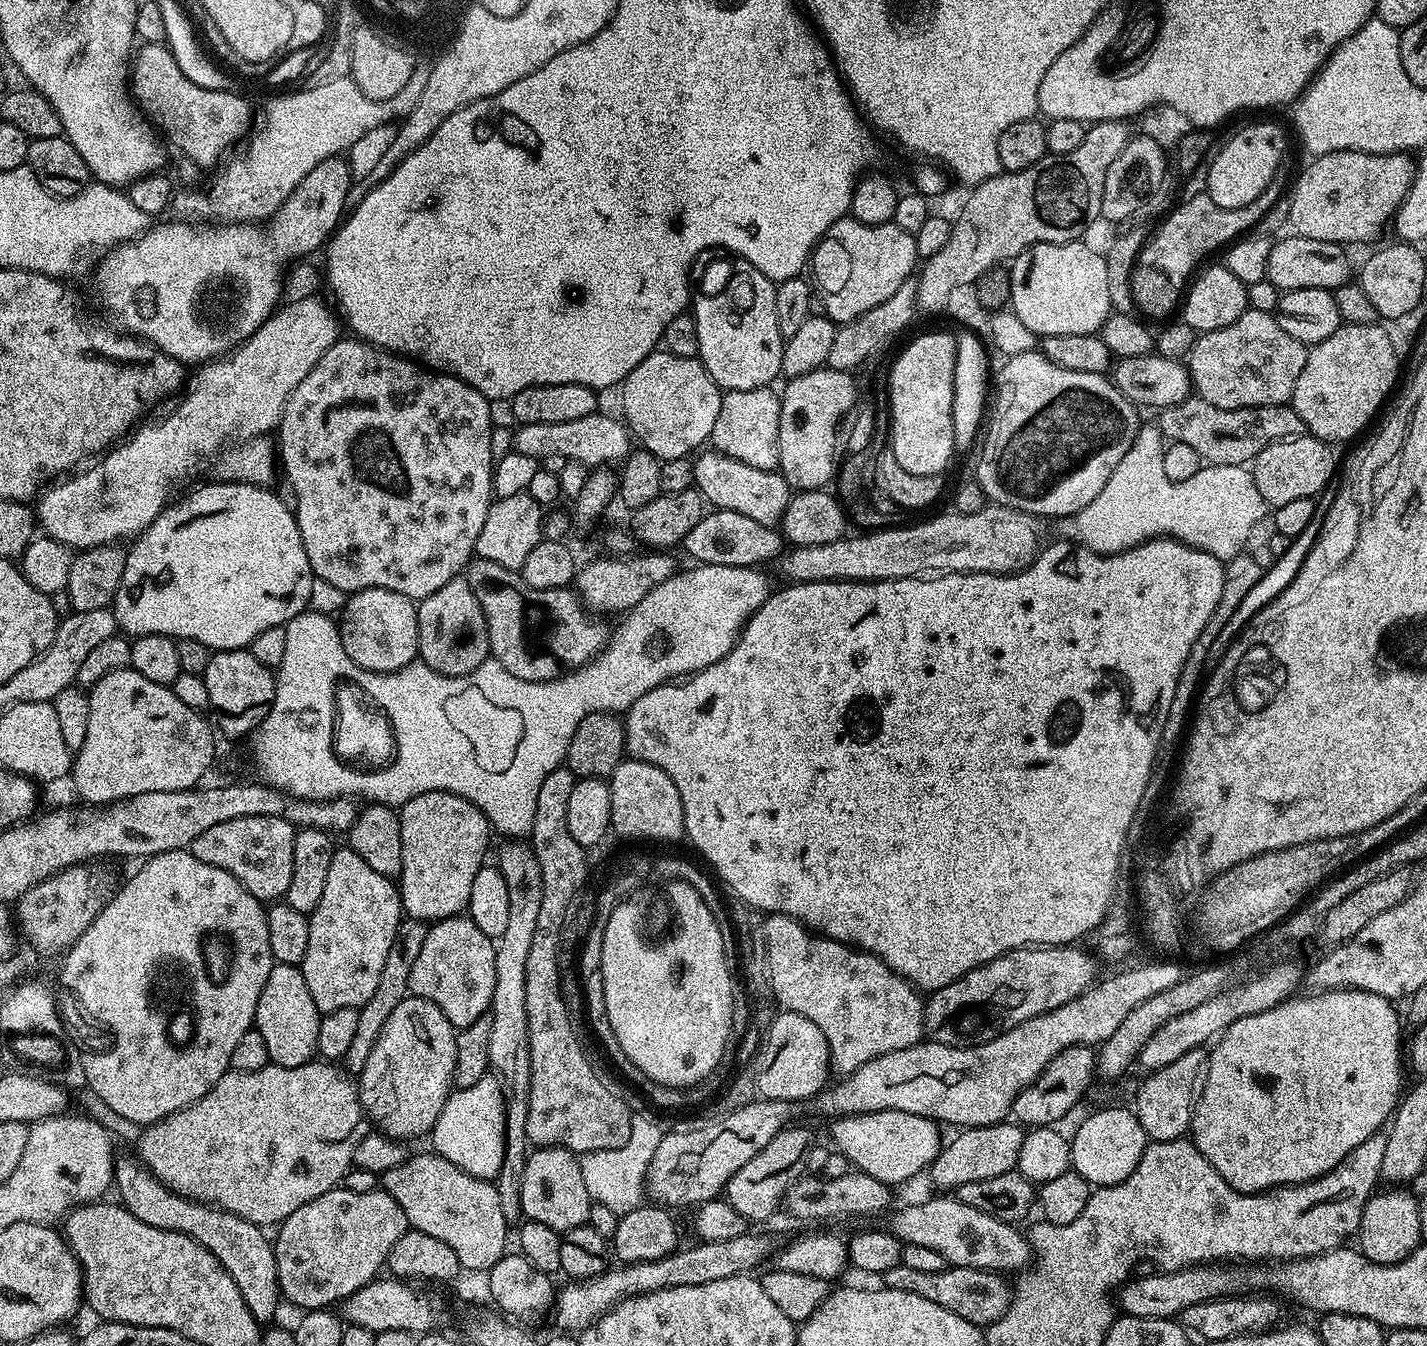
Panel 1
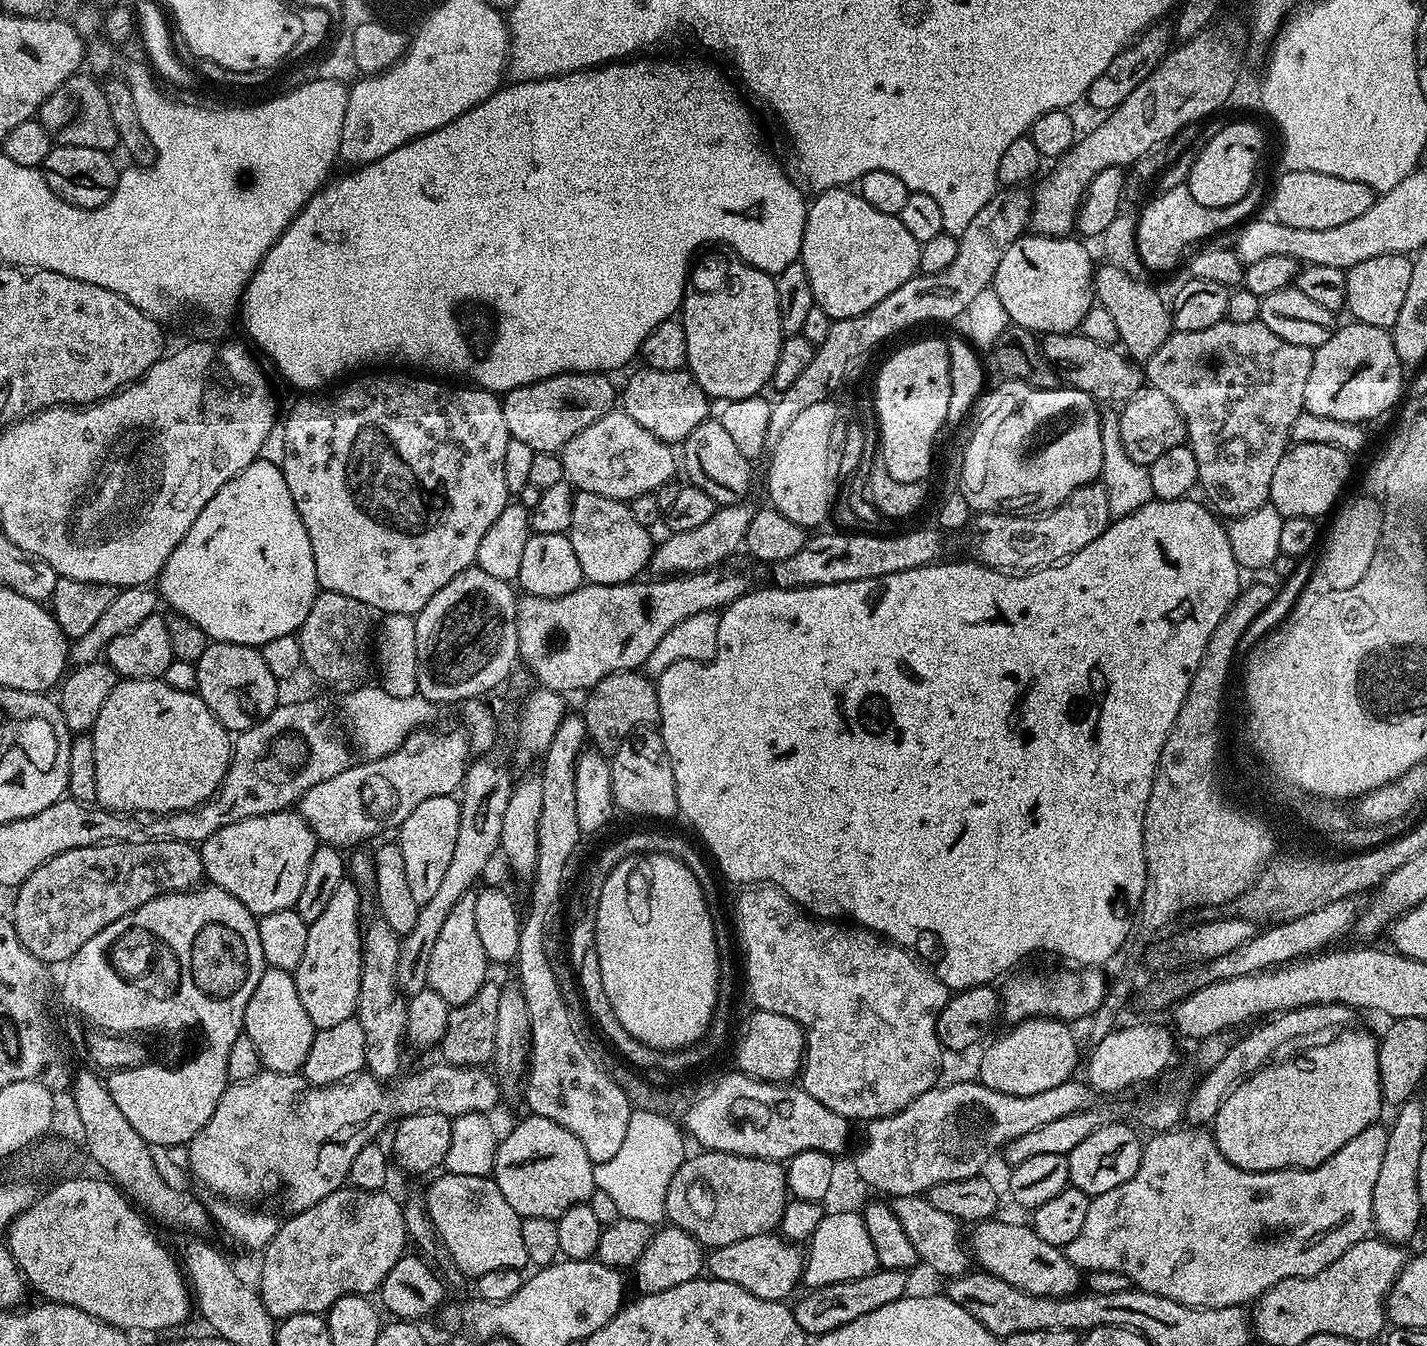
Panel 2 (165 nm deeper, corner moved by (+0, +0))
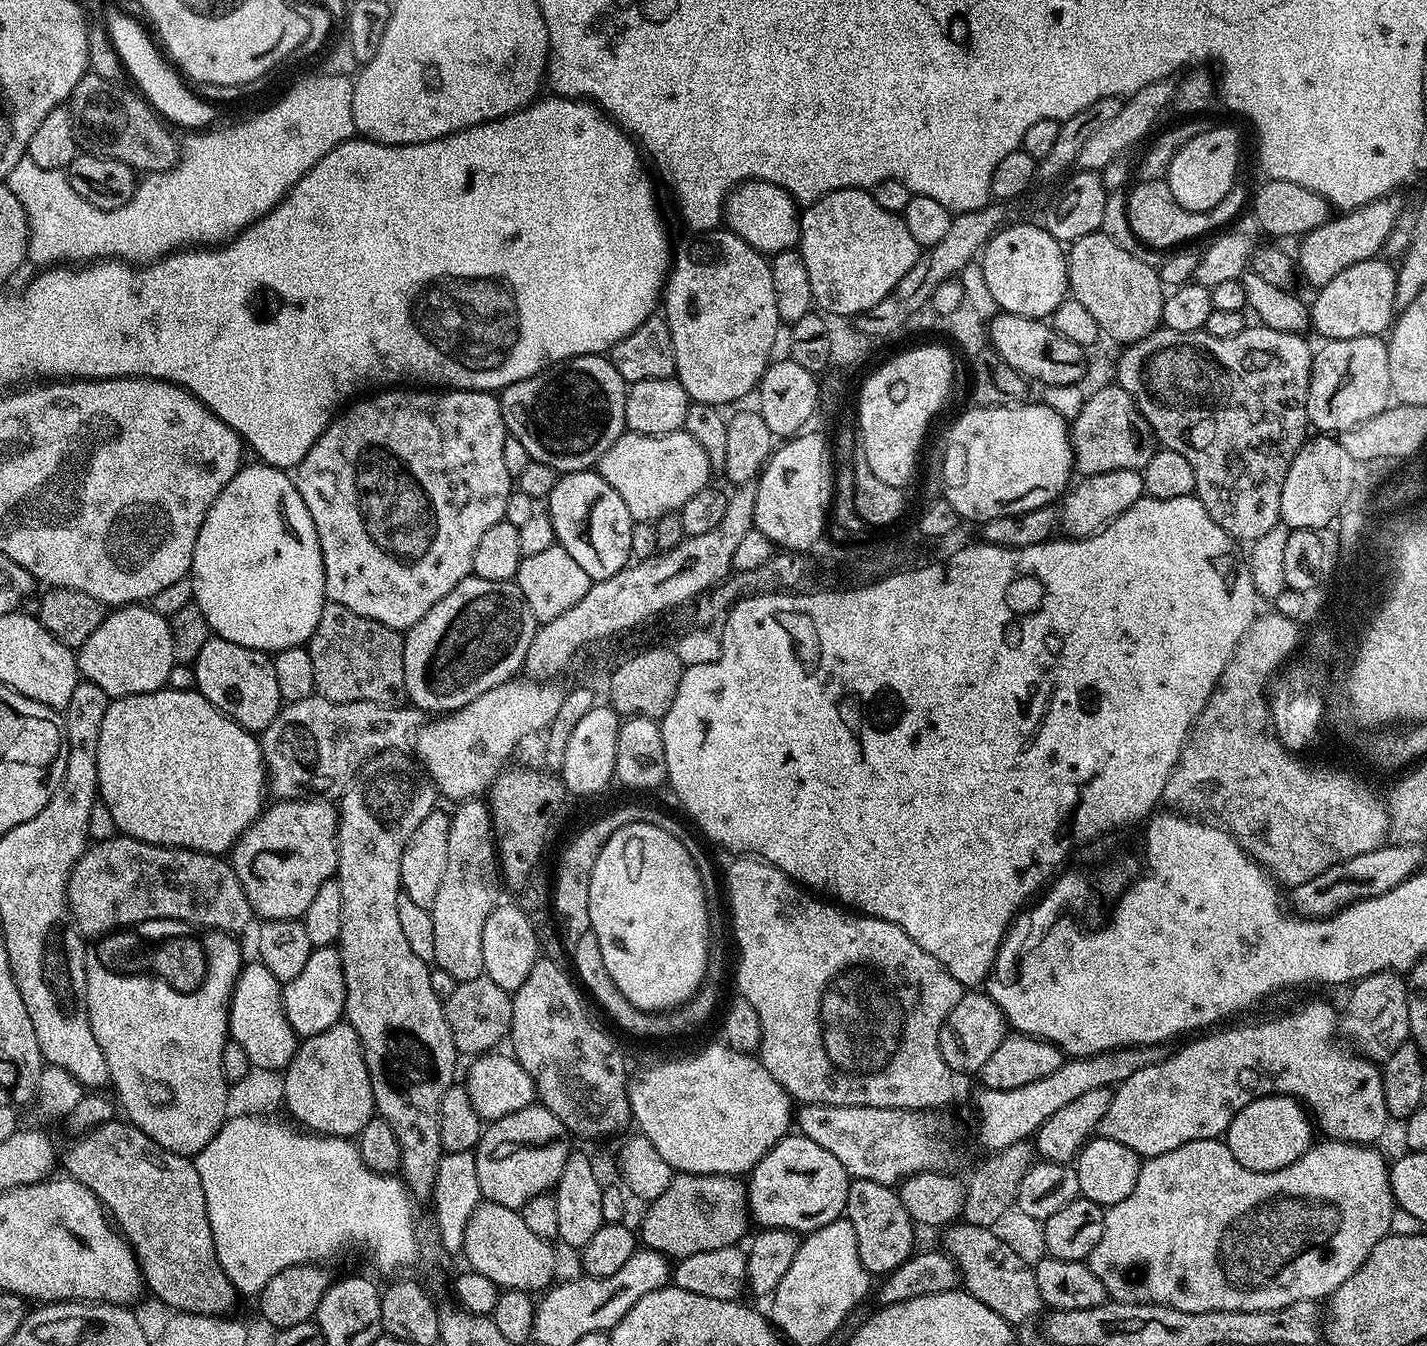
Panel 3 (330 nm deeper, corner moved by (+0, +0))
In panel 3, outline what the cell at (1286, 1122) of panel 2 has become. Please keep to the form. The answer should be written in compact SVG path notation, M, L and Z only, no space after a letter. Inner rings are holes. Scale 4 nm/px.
M1263 1096L1240 1108L1230 1122L1226 1143L1230 1154L1255 1172L1273 1172L1298 1162L1314 1143L1314 1124L1310 1113L1295 1096Z

